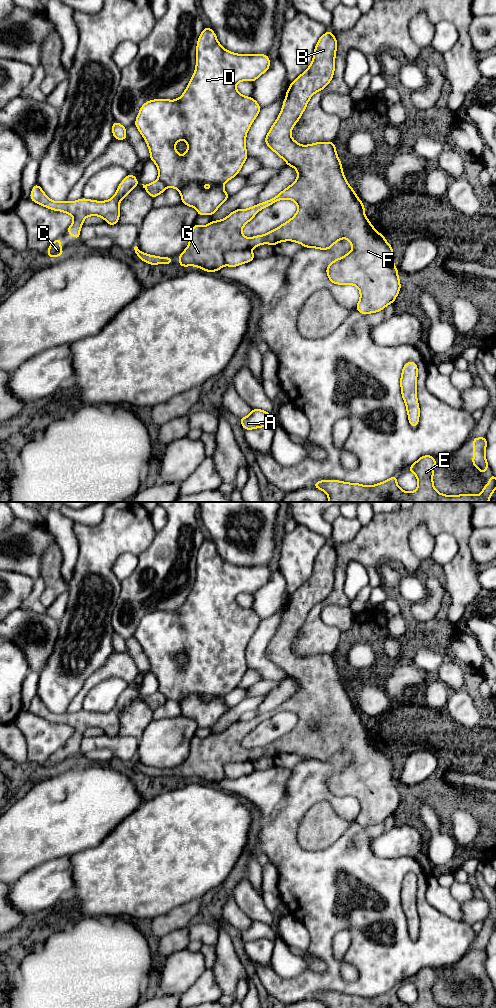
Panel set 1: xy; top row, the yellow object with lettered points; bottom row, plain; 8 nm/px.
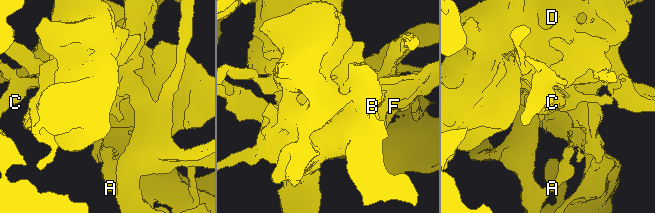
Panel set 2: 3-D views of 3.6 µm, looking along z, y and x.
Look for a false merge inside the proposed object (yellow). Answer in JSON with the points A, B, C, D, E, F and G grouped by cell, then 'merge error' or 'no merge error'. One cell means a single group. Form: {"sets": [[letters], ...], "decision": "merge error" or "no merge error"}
{"sets": [["A", "D"], ["B", "C", "E", "F", "G"]], "decision": "merge error"}

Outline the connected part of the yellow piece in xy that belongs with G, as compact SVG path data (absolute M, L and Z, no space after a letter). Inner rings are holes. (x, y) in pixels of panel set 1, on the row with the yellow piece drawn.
M327 31L316 44L310 66L287 89L282 110L264 139L266 145L281 157L287 166L296 169L298 174L296 180L272 199L245 210L240 208L234 210L226 218L211 221L205 226L193 225L190 241L186 249L179 254L179 266L195 266L213 273L226 265L224 254L230 250L251 249L261 244L274 246L284 241L293 241L305 248L329 250L336 242L346 238L351 243L351 252L335 259L327 266L326 273L330 282L354 285L359 289L360 299L356 310L361 314L376 313L393 304L401 284L398 269L394 265L392 246L366 217L364 204L345 178L335 142L300 145L291 137L291 131L301 118L312 95L323 90L332 80L336 50L337 39L331 31ZM283 199L292 200L298 206L296 214L290 220L263 235L248 238L242 234L243 227L260 210Z

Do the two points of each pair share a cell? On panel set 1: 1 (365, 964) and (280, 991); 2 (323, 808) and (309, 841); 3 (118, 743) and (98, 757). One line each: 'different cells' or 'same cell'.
1: same cell
2: same cell
3: different cells

